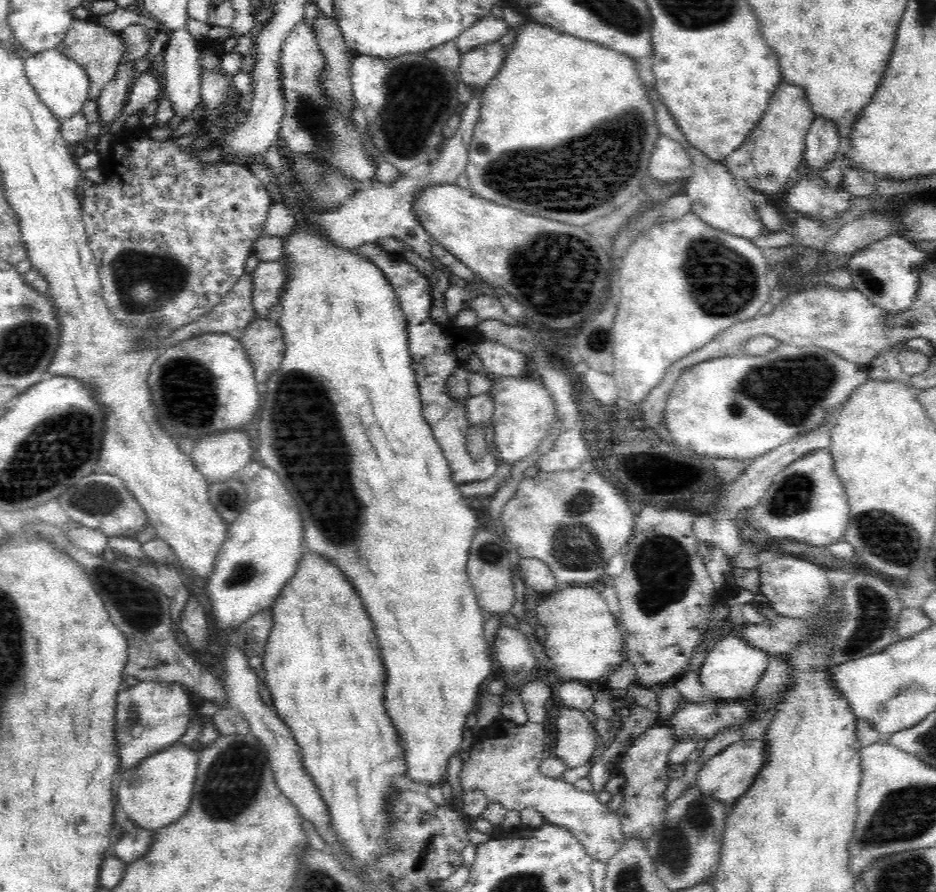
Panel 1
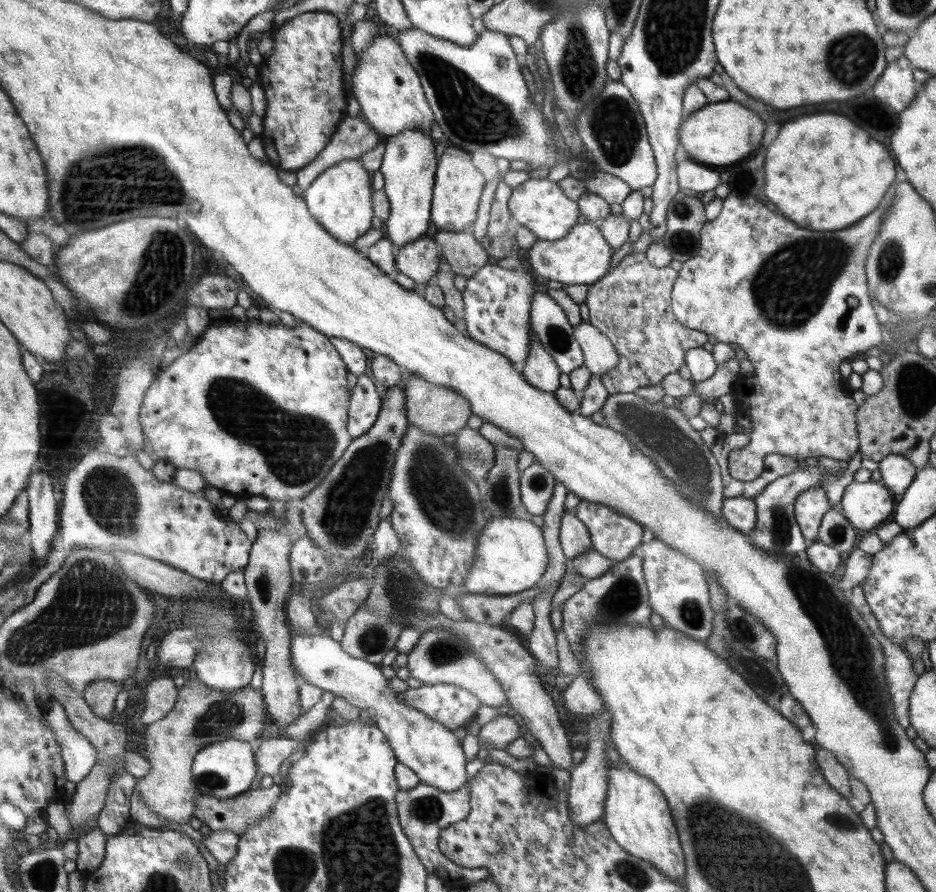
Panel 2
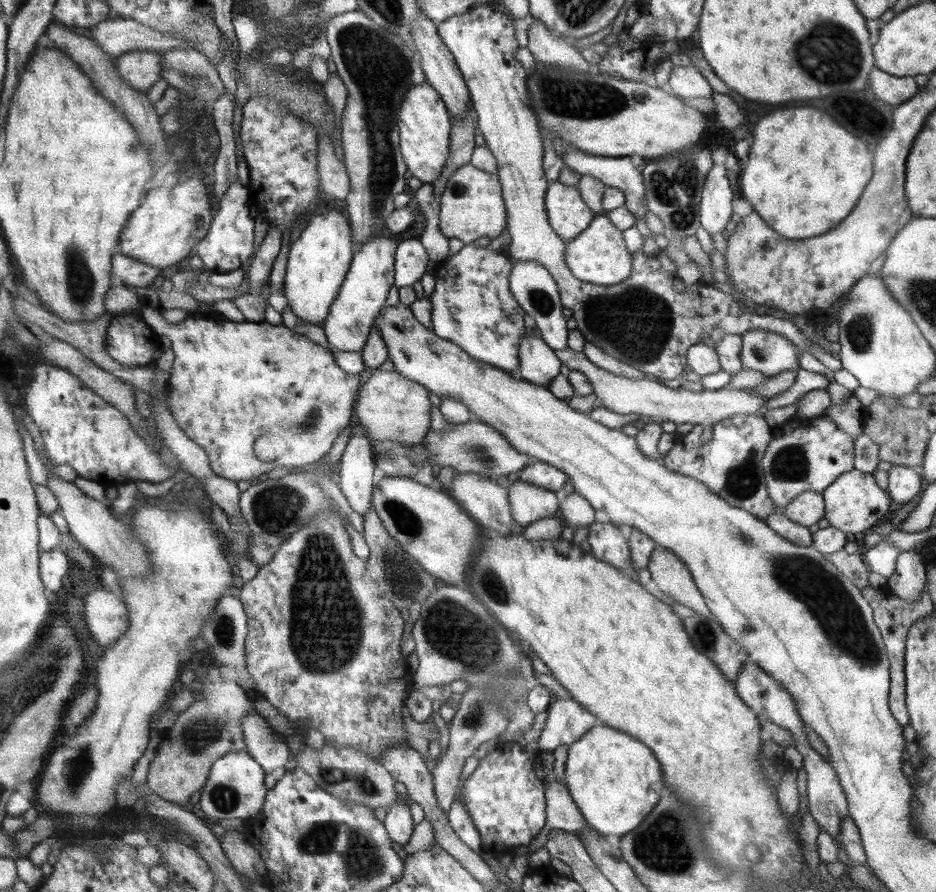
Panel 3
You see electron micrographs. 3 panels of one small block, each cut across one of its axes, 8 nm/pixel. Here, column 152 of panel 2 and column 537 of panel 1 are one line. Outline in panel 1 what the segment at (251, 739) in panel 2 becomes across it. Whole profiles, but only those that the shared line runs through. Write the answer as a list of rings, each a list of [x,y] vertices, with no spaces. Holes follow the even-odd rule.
[[[502,717],[497,722],[485,727],[485,732],[486,734],[480,734],[478,739],[473,741],[468,760],[462,763],[460,784],[463,793],[468,790],[481,790],[489,802],[499,802],[508,810],[517,810],[518,812],[524,808],[537,810],[544,820],[561,826],[578,838],[593,860],[606,863],[624,846],[627,838],[621,827],[621,818],[607,805],[600,803],[596,794],[581,791],[573,784],[563,780],[547,778],[540,771],[540,762],[546,758],[546,754],[544,754],[544,750],[546,750],[544,723],[527,721],[525,724],[518,725]]]

